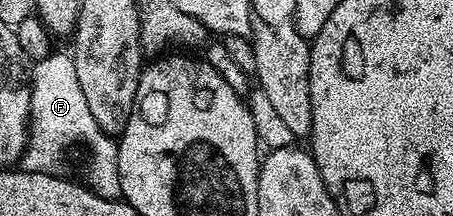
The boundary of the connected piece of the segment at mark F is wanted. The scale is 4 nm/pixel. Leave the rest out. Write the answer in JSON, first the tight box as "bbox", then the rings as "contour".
{"bbox":[19,52,96,172],"contour":[[[51,52],[37,60],[31,68],[30,129],[25,153],[19,159],[21,170],[49,172],[63,157],[66,149],[80,139],[90,140],[96,135],[95,122],[89,112],[88,101],[77,80],[75,61],[69,53]]]}

